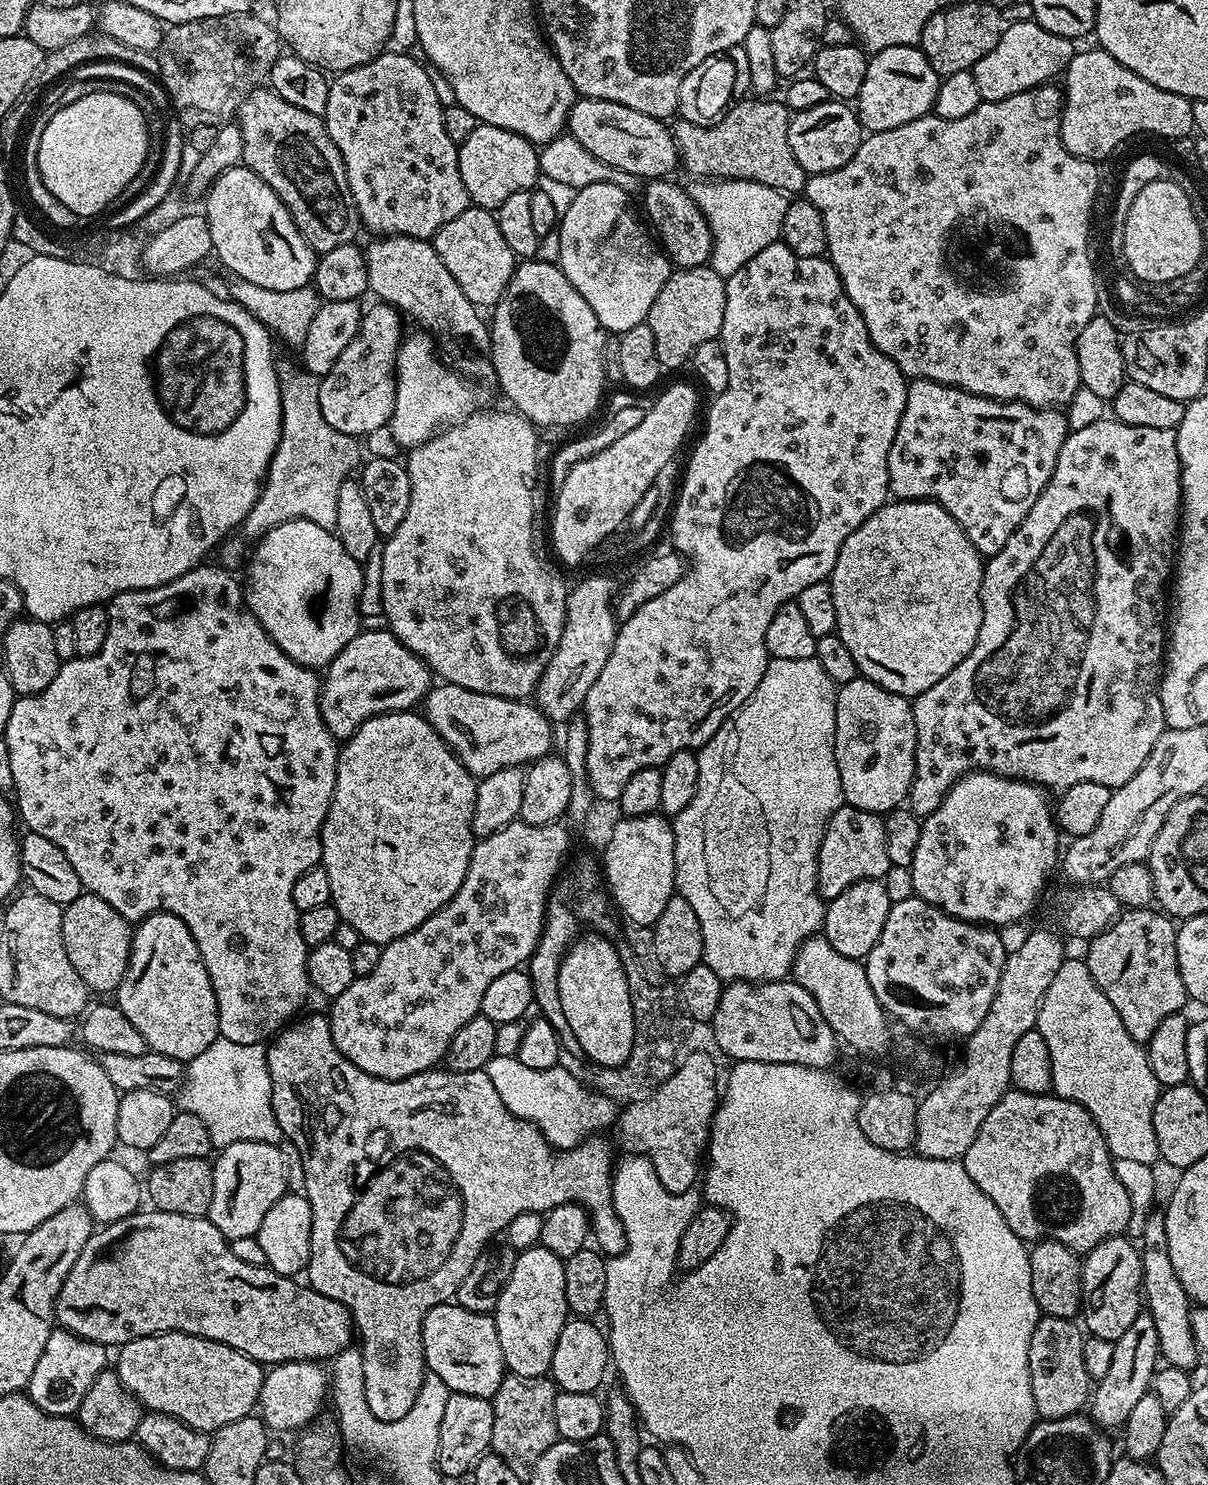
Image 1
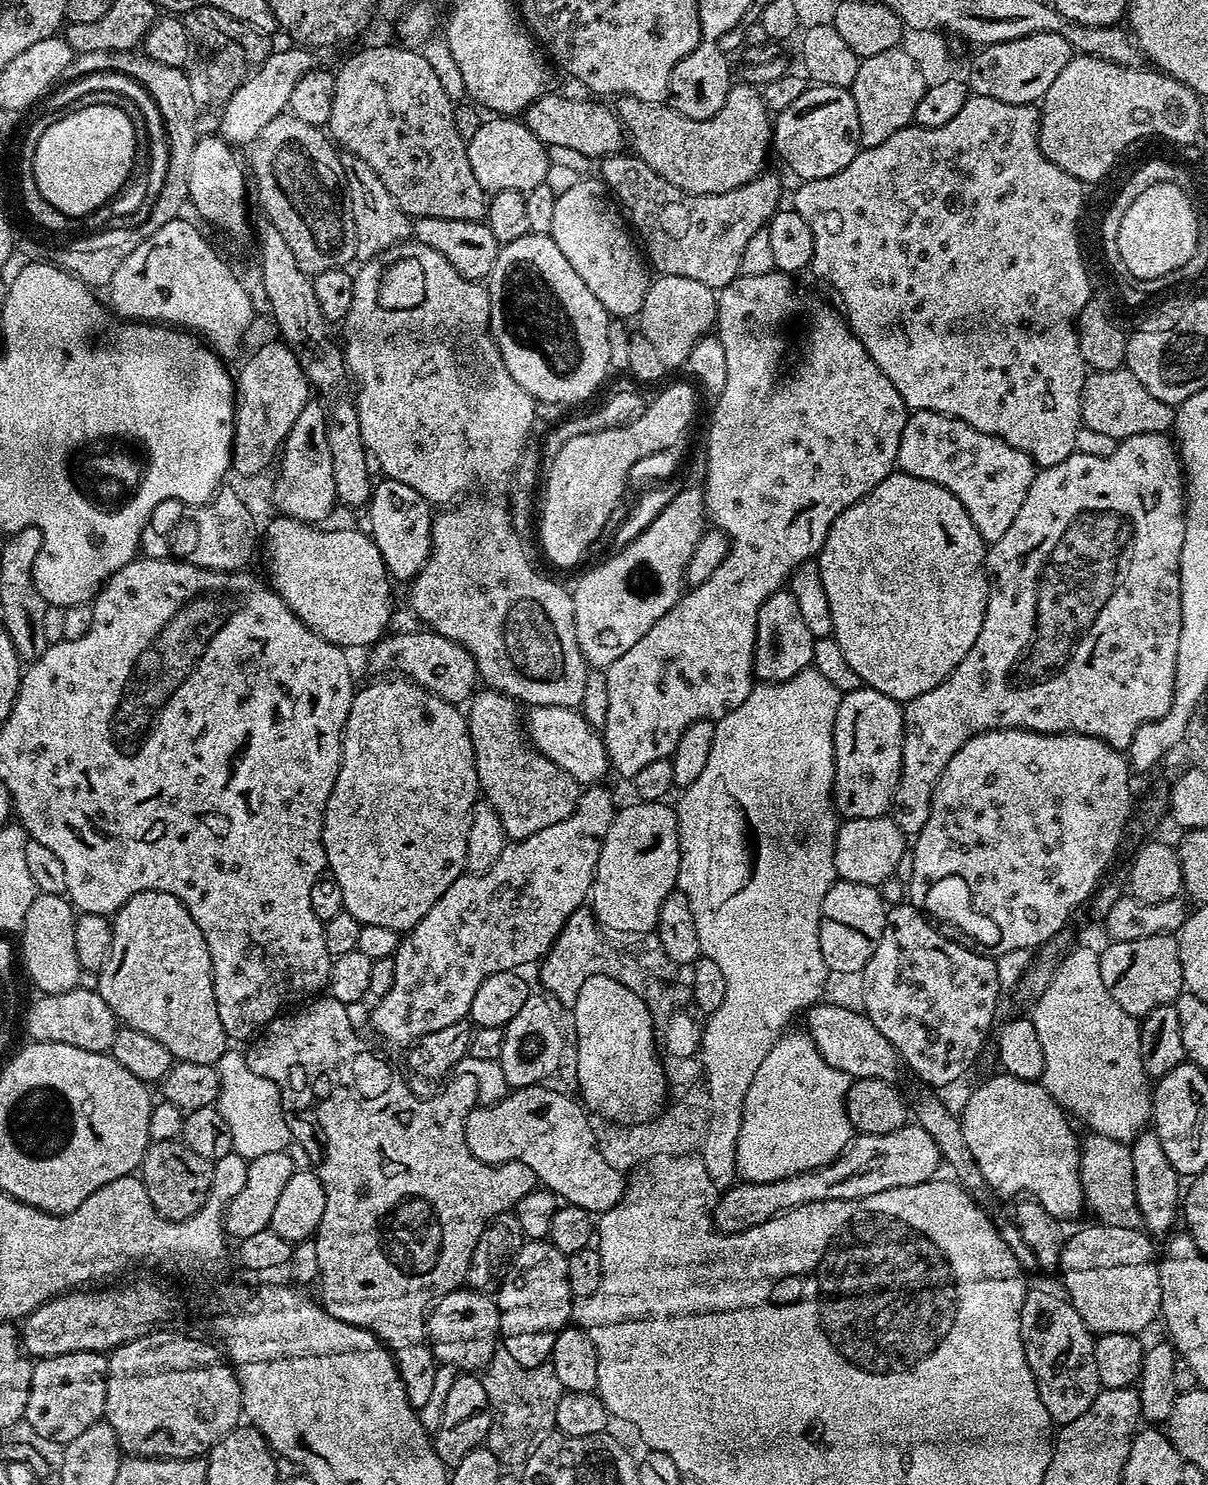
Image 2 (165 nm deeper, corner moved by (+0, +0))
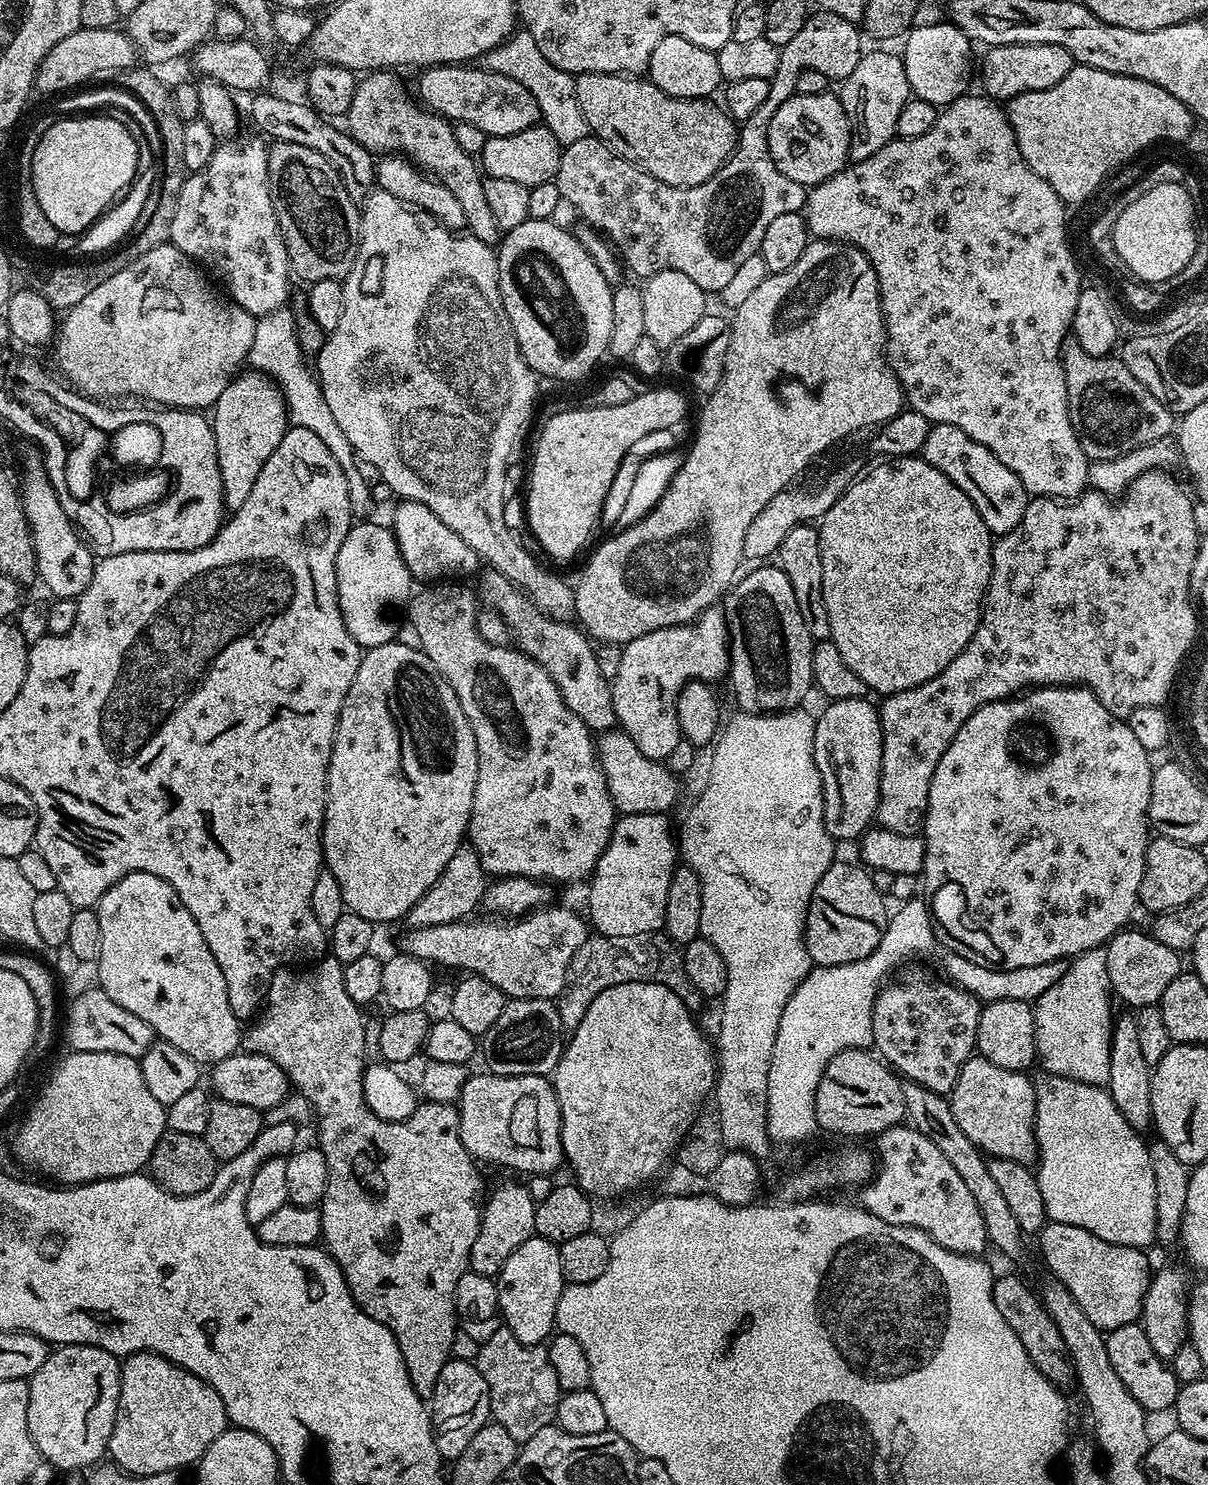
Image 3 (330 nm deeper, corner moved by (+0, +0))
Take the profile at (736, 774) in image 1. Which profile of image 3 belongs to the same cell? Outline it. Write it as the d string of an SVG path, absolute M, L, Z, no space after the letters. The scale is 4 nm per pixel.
M789 710L786 712L773 712L771 714L761 714L758 712L740 712L732 721L723 725L722 731L719 733L718 739L715 741L712 752L712 769L708 772L708 785L700 792L700 797L692 804L692 809L684 816L684 821L678 824L678 852L682 857L683 863L687 867L692 868L698 874L700 885L702 886L702 922L700 923L700 936L710 942L710 946L714 946L714 950L718 950L718 954L722 954L722 962L726 962L726 990L722 997L724 1009L720 1012L720 1032L718 1028L718 1051L719 1061L723 1062L724 1069L720 1081L720 1104L723 1108L724 1119L724 1135L728 1138L728 1143L736 1145L740 1152L746 1152L756 1161L764 1162L768 1155L774 1151L774 1145L770 1134L768 1133L768 1075L770 1074L770 1054L774 1054L774 1038L778 1038L778 1022L782 1022L782 1010L786 1010L786 1002L790 1002L790 998L795 994L796 988L812 971L814 965L812 959L808 957L808 951L804 945L804 923L806 922L806 914L810 906L810 898L814 894L814 886L818 886L818 878L822 878L822 874L826 874L826 870L837 859L836 848L837 841L833 840L832 835L826 830L824 825L824 795L822 794L822 778L818 774L818 766L814 762L814 730L816 729L816 721L813 713L800 712L801 710Z

